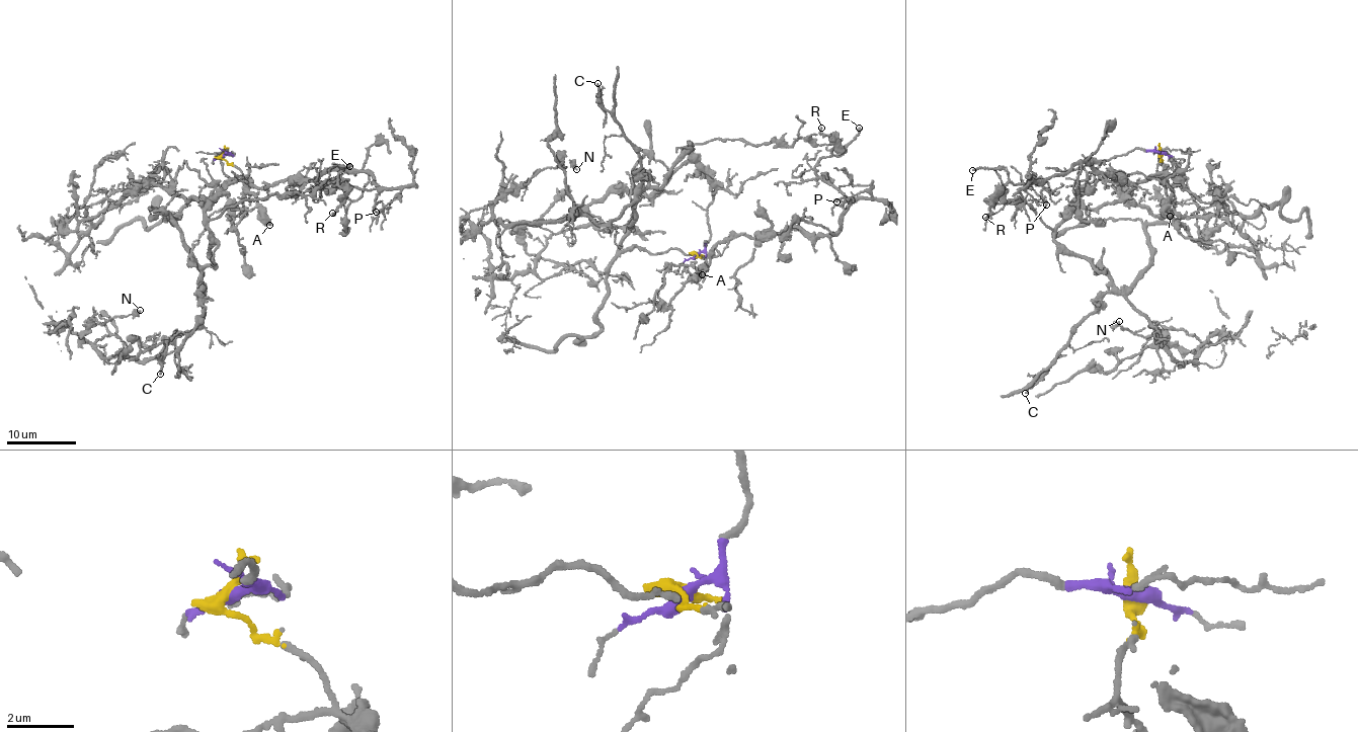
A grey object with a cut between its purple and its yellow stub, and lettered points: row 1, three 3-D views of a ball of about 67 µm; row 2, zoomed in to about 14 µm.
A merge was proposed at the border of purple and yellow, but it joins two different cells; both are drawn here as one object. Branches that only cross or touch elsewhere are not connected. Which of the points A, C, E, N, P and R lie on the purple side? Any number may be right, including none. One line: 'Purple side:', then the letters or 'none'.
Purple side: C, N

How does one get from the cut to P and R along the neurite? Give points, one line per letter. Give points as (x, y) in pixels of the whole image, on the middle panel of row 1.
P: (696, 254), (712, 255), (719, 242), (743, 234), (799, 229), (814, 235), (837, 234), (849, 200), (836, 202)
R: (696, 254), (712, 255), (743, 234), (839, 233), (849, 199), (819, 178), (816, 165), (834, 147), (821, 128)

